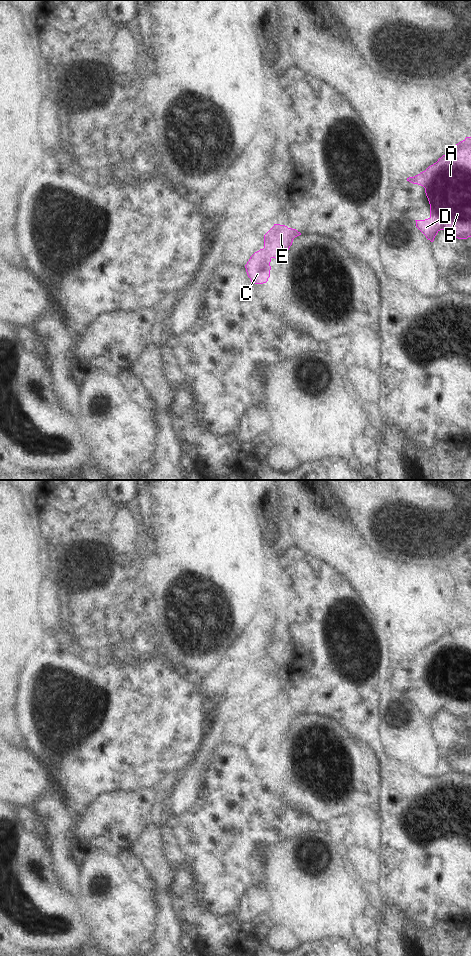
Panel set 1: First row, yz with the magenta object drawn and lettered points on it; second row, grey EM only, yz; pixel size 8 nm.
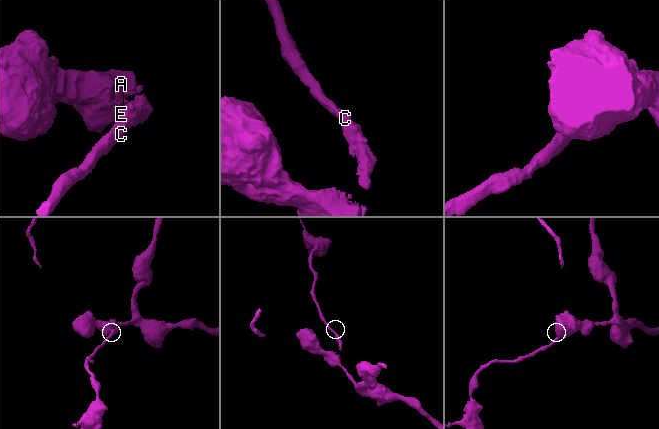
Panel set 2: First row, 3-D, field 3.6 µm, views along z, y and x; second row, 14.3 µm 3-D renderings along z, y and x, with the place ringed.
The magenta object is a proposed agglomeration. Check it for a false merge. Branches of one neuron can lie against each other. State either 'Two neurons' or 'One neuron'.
One neuron

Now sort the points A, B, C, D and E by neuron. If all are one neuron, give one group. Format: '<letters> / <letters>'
A B C D E

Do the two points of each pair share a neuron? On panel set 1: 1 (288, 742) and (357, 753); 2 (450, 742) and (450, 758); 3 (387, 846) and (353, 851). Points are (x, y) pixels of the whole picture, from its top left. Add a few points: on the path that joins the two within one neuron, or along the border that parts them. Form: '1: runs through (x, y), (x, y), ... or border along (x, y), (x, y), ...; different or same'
1: runs through (305, 730), (309, 726), (325, 725), (340, 739); same
2: border along (460, 749), (454, 751); different
3: border along (377, 853), (379, 855), (380, 876); different

